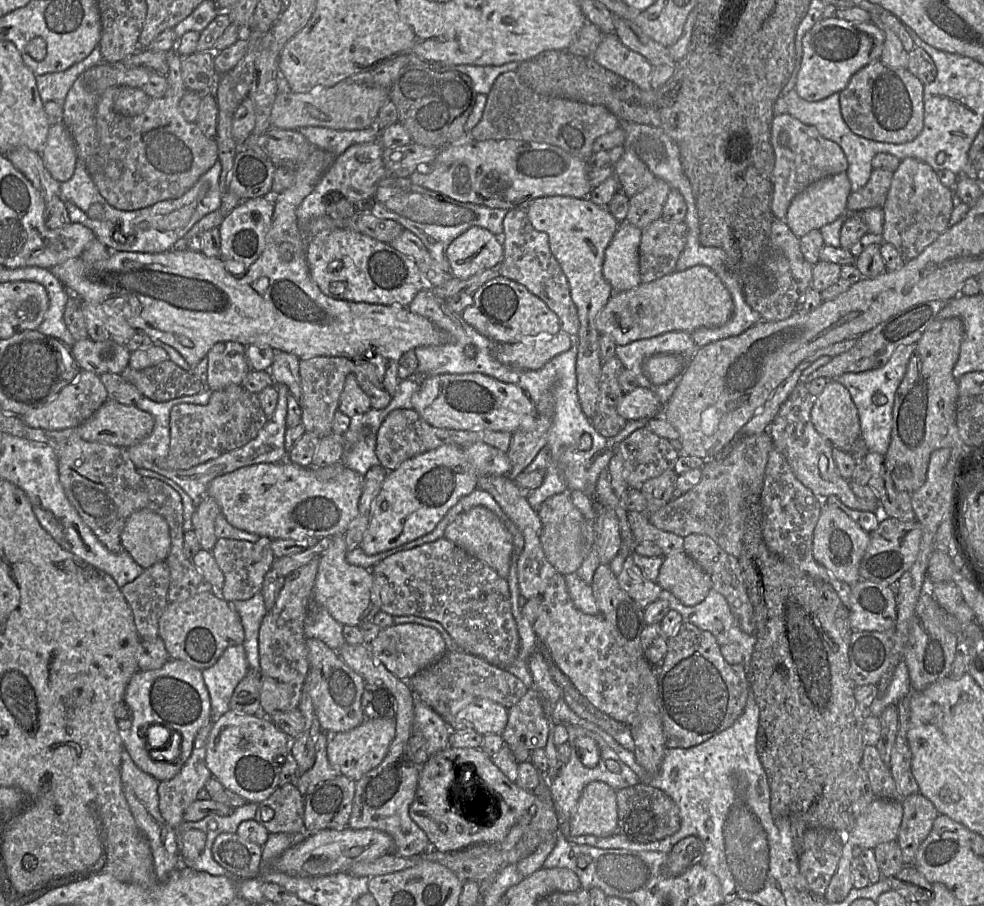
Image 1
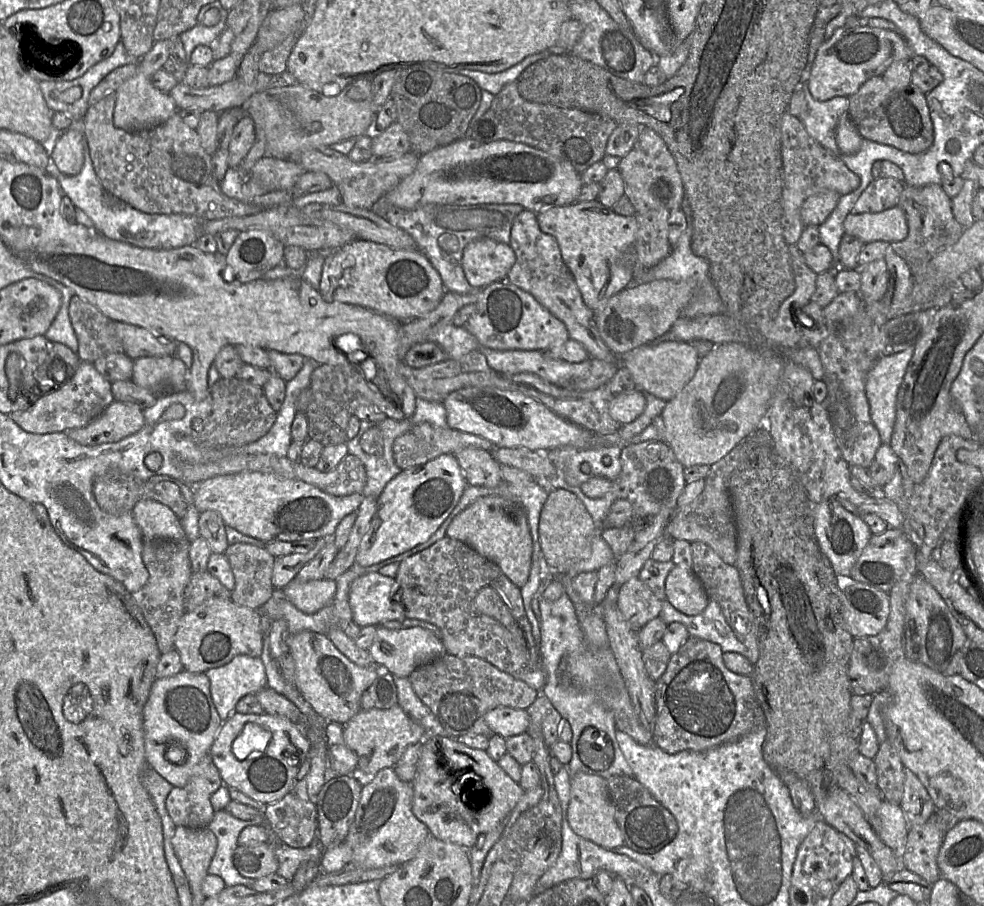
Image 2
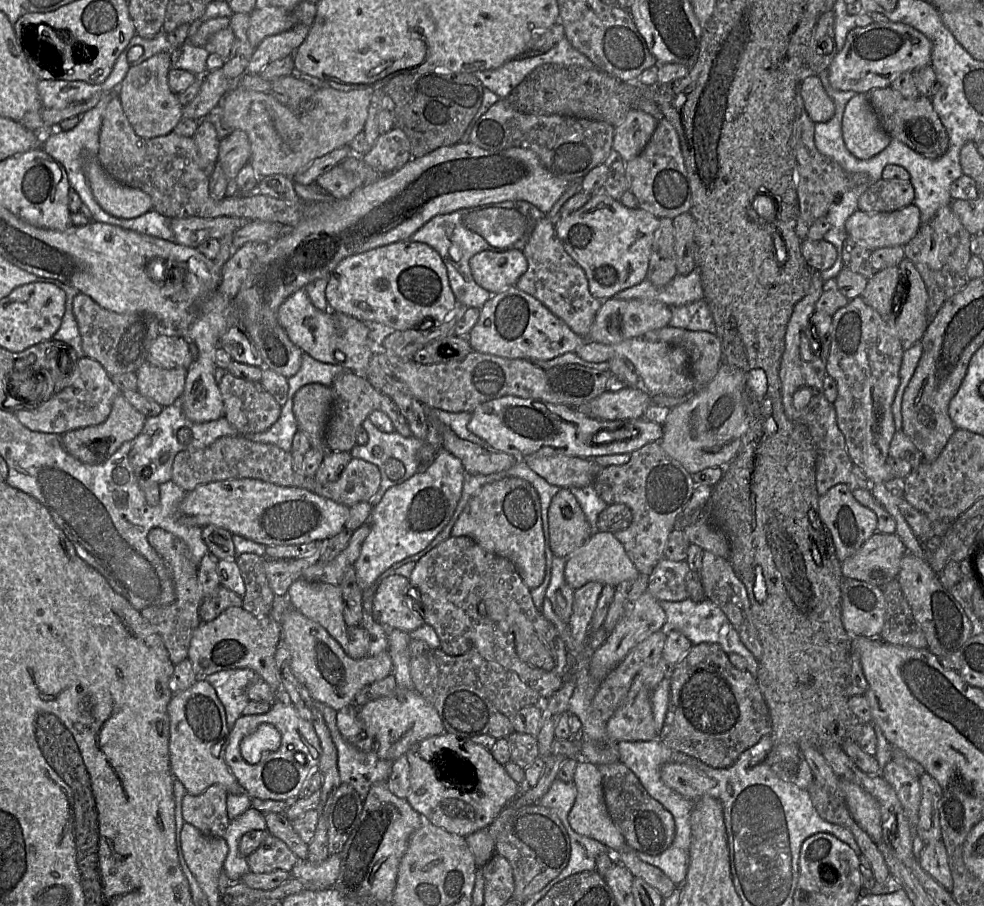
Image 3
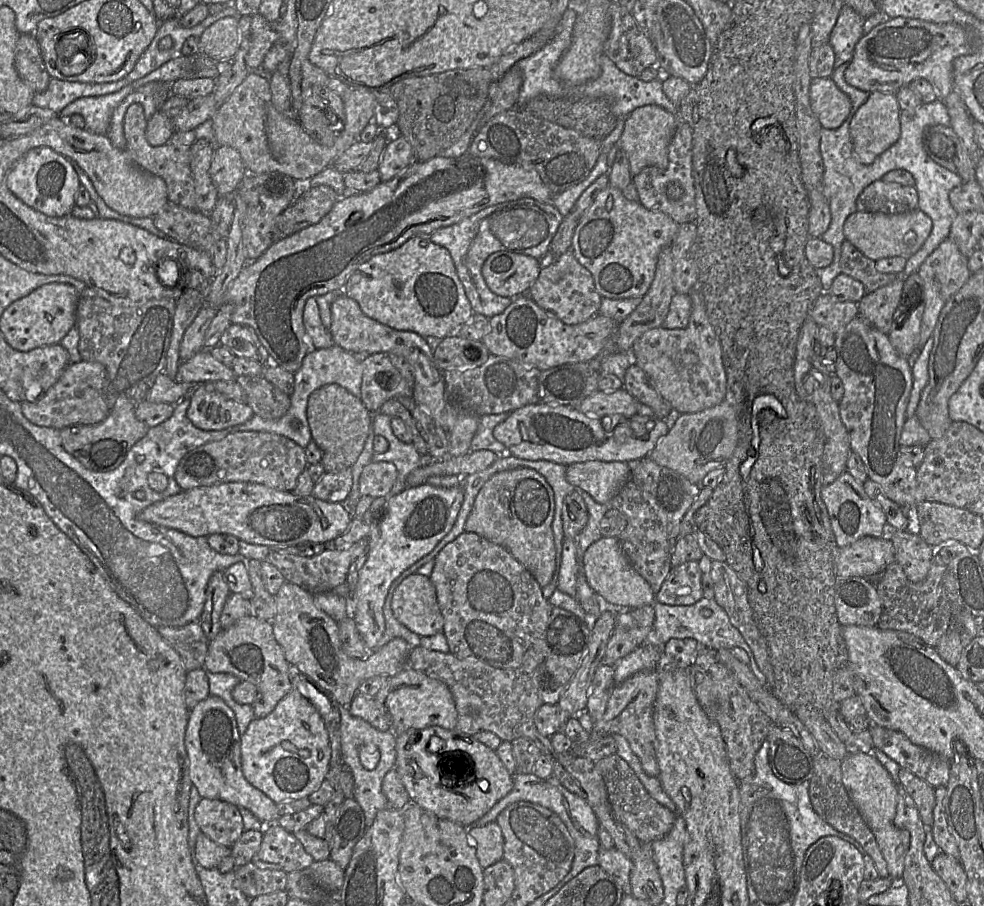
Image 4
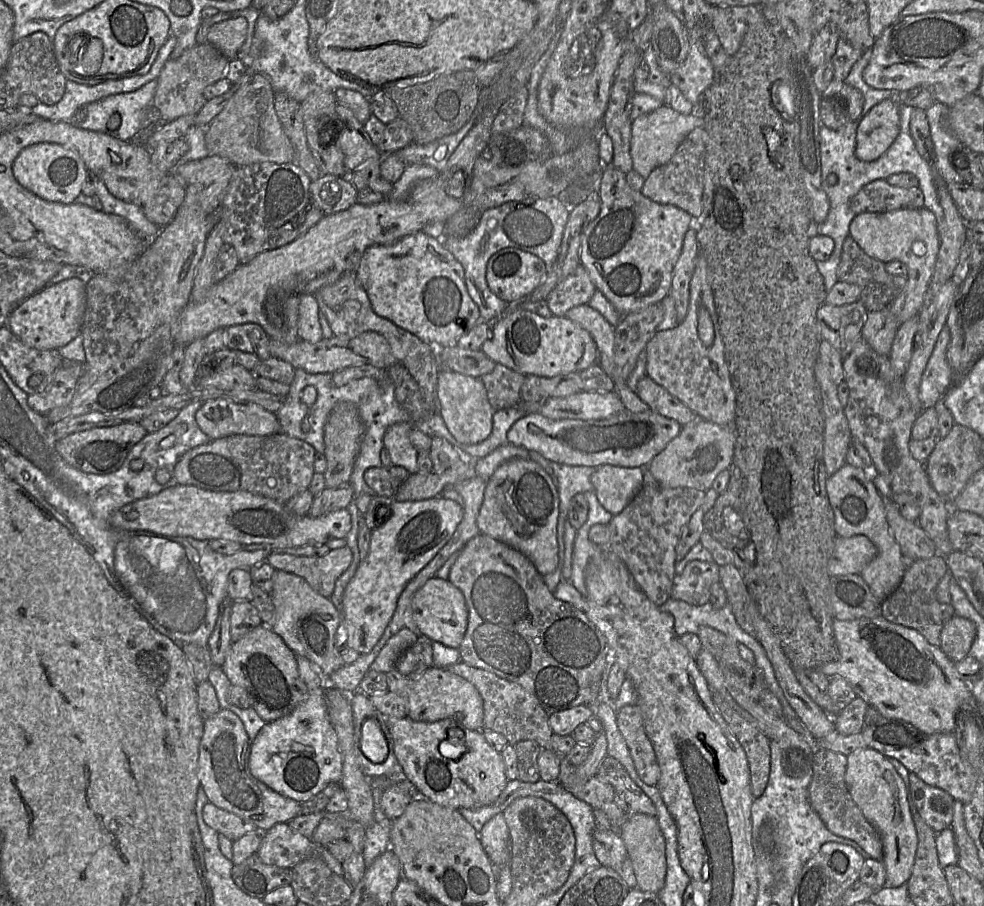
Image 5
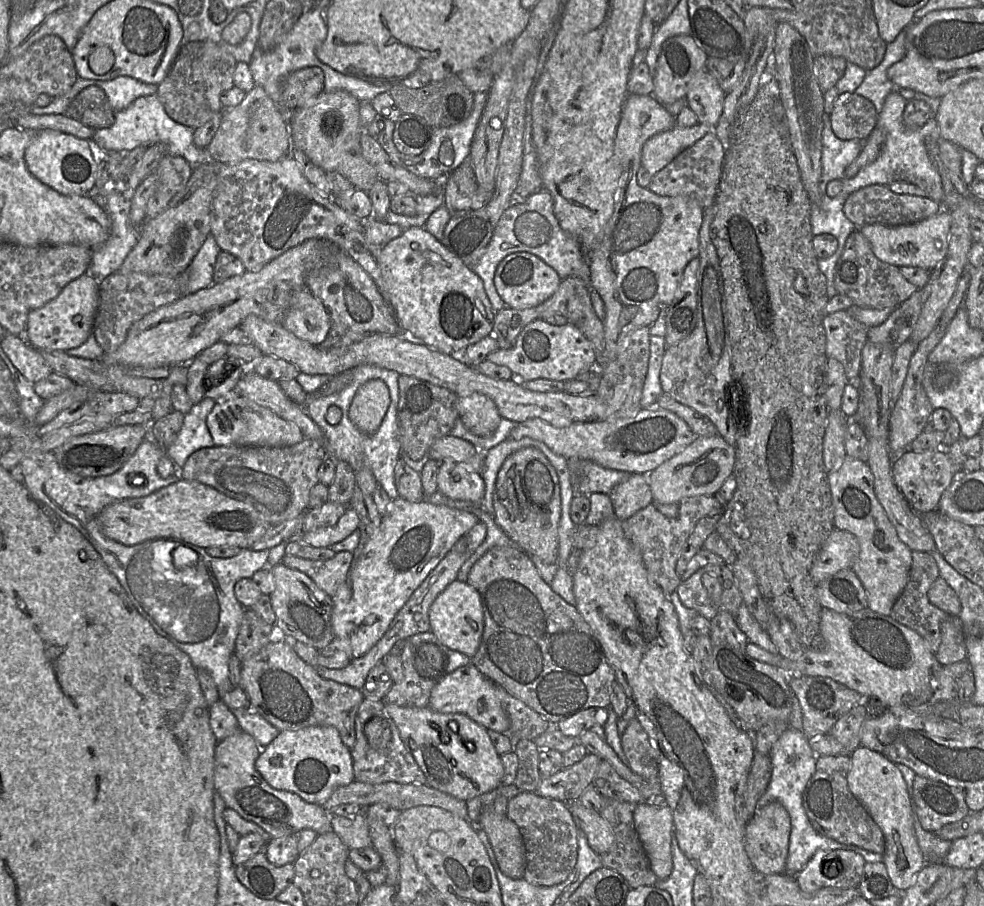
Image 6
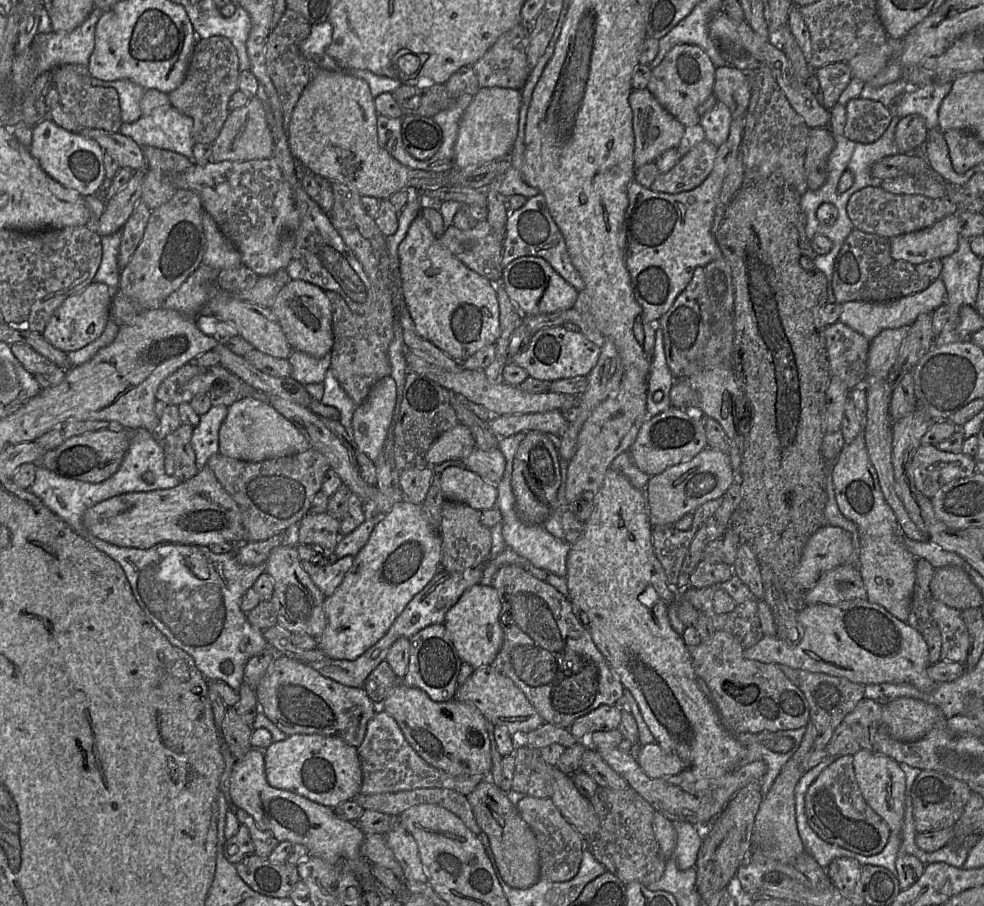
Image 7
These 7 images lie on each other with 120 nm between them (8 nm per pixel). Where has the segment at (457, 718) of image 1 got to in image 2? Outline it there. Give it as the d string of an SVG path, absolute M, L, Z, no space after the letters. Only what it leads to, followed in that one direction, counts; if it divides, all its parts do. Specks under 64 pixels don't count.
M504 706L487 712L485 721L493 734L498 734L505 739L527 733L530 726L530 717L526 710Z

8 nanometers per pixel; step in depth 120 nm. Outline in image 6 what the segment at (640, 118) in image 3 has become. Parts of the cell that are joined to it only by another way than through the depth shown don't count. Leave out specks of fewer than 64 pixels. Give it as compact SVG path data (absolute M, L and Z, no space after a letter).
M700 122L691 127L680 127L676 124L673 128L652 136L643 146L642 166L653 176L684 149L701 139L711 128Z

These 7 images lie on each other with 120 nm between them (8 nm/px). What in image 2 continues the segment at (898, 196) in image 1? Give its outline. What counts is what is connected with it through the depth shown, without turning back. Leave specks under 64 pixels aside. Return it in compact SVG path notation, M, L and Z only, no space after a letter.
M937 184L915 187L905 185L898 206L905 212L908 235L898 242L890 243L891 250L903 258L912 275L918 273L939 252L955 244L964 232L952 211L952 200Z

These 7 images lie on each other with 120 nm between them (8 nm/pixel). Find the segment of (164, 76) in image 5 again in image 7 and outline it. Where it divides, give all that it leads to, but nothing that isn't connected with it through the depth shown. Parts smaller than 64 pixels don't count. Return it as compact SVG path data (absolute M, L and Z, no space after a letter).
M223 36L197 39L182 84L168 93L170 105L193 119L194 143L210 143L218 137L228 115L228 102L239 87L239 58L231 41Z

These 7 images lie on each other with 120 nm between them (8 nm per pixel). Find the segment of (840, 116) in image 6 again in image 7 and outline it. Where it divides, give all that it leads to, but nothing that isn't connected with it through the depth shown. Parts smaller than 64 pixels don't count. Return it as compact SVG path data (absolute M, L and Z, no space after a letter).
M854 98L845 109L847 119L843 136L857 143L870 144L878 140L891 123L889 107L878 101Z

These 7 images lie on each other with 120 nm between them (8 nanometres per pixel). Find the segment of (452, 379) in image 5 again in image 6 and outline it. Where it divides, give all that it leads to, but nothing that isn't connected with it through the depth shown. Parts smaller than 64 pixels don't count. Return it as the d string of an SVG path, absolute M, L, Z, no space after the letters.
M479 393L458 397L456 409L458 420L468 431L478 436L490 435L500 423L501 416L495 403Z

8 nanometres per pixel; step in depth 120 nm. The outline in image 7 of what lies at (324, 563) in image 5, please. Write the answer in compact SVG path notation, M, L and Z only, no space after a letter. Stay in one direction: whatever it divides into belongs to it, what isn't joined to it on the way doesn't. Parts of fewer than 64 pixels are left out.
M345 556L329 565L315 565L301 560L301 566L324 596L329 597L341 584L353 561L353 556Z

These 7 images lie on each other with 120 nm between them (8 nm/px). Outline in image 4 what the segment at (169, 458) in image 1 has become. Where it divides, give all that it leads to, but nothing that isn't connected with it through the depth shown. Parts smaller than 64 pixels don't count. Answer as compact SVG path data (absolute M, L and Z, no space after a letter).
M262 375L237 376L237 383L246 394L246 403L254 415L263 419L279 419L290 406L290 396L267 381Z

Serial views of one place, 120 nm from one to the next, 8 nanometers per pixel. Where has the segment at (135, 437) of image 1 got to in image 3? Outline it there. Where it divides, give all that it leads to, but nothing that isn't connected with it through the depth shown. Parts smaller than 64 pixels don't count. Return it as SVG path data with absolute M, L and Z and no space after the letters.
M119 393L113 400L108 418L103 423L70 430L61 435L62 443L67 452L79 461L90 465L101 464L123 443L134 439L142 431L145 420L146 417Z

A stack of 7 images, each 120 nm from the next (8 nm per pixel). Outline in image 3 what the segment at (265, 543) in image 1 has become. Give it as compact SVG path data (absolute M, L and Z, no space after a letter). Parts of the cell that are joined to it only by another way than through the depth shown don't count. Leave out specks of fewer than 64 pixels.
M254 553L235 557L245 584L242 608L257 616L270 615L275 595L269 587L265 563L267 558Z

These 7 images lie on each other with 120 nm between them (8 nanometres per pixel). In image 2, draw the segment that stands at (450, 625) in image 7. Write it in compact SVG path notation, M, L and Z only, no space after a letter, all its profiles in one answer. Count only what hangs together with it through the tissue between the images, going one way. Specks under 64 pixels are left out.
M369 572L354 579L348 593L352 620L360 627L381 626L385 621L402 622L403 608L391 600L395 578Z

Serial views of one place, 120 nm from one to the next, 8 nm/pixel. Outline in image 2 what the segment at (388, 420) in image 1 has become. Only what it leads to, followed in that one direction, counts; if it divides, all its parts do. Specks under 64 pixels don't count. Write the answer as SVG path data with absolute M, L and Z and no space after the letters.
M429 423L413 424L410 430L397 437L393 443L393 457L401 469L420 466L443 454L455 454L464 448L477 448L492 452L494 445L485 438L450 428L441 428Z

